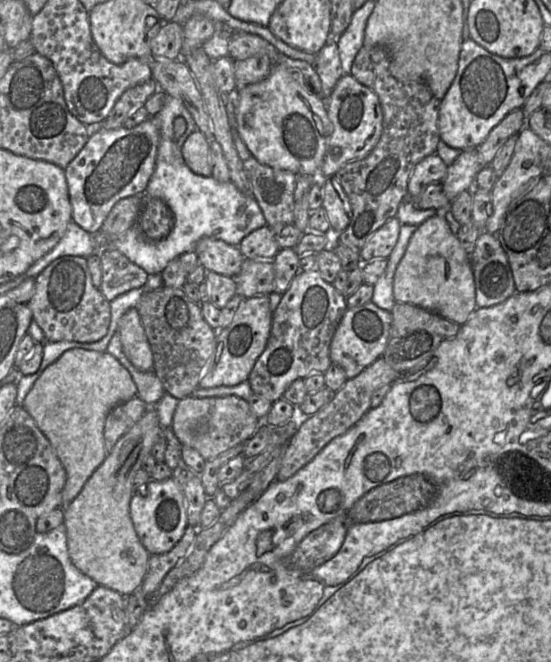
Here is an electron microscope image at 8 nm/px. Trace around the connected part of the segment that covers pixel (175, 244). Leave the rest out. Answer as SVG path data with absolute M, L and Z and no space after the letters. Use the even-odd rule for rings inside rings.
M166 94L163 107L154 118L160 131L160 141L155 169L145 194L163 200L170 207L175 219L173 229L166 238L151 240L145 237L137 221L122 235L111 237L107 249L120 251L149 275L162 273L171 260L183 253L193 252L201 238L215 238L239 246L244 237L267 224L251 193L241 192L231 181L219 182L211 176L198 175L186 165L182 147L186 139L199 130L181 99ZM178 117L184 118L187 124L181 135L174 130L174 121Z

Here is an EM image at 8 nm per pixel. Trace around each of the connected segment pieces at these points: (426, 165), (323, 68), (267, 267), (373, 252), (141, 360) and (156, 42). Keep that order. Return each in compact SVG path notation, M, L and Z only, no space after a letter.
M437 154L425 157L415 166L409 178L408 194L411 197L417 197L428 185L434 182L441 182L446 176L447 167Z
M330 36L324 47L317 53L313 66L321 81L322 98L327 101L338 80L344 75L337 38Z
M245 258L240 273L234 278L236 294L244 299L269 295L274 291L274 261Z
M395 216L375 231L360 249L362 263L387 259L397 243L401 225Z
M128 309L118 322L124 354L140 371L154 371L152 350L147 339L138 309Z
M174 21L163 22L157 35L151 40L151 56L170 60L181 58L183 26Z

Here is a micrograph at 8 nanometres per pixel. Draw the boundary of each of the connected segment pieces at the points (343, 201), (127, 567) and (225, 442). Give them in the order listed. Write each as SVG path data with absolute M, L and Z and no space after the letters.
M336 177L327 178L324 183L322 208L326 212L332 232L341 233L348 226L350 219L347 205L349 204Z
M149 407L142 418L119 438L79 494L63 507L63 523L72 563L99 585L125 597L142 585L151 556L141 543L130 516L133 478L160 435L162 427L158 414L154 407Z
M237 396L195 398L179 400L171 429L182 446L190 447L209 461L227 450L250 439L263 420L253 413L248 402Z

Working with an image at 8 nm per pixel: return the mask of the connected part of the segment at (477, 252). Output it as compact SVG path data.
M485 230L479 234L471 254L478 308L506 301L515 293L515 284L507 255L498 239Z

